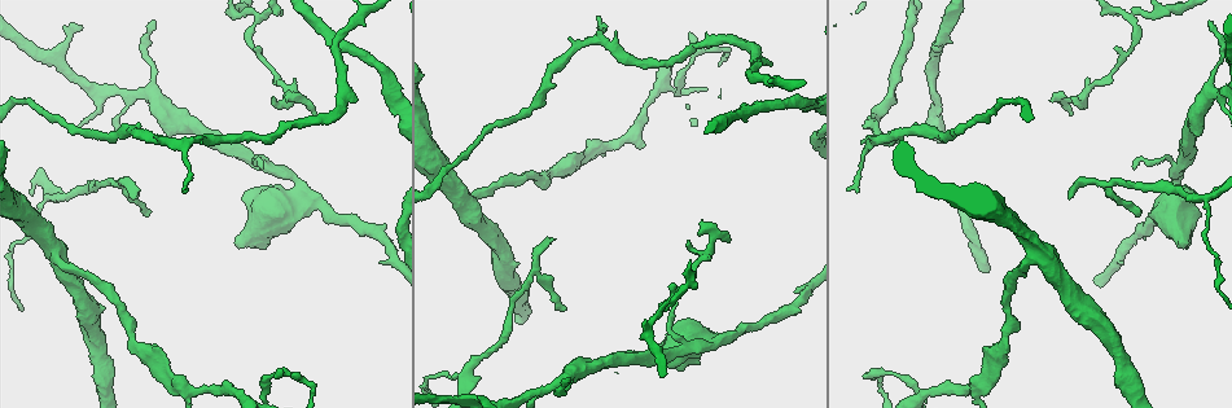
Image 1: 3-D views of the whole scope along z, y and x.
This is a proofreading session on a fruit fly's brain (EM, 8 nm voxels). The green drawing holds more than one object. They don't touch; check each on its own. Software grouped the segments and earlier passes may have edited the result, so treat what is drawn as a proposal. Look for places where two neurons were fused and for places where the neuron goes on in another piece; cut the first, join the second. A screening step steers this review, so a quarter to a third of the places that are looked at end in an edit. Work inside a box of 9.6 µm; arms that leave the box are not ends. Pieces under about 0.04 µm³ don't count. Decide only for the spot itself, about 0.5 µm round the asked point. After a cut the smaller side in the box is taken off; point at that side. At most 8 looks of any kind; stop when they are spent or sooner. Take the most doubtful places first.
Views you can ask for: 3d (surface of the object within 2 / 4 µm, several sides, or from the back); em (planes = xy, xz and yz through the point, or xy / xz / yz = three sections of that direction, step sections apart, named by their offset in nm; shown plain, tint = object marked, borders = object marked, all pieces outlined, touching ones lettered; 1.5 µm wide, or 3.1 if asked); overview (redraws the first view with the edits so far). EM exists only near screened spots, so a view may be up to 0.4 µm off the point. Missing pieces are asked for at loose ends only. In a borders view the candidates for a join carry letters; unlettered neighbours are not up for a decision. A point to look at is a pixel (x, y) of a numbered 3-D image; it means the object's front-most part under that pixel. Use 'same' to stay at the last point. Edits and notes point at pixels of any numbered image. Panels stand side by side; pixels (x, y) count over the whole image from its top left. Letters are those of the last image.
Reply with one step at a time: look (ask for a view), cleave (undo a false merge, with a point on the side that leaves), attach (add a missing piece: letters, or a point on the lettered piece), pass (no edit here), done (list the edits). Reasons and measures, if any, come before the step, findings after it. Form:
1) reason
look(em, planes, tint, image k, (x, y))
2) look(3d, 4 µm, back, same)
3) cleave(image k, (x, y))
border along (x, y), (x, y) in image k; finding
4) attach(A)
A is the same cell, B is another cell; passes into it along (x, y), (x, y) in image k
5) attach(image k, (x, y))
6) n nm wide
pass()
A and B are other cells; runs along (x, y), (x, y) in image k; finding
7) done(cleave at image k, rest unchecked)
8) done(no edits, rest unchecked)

an open end
look(3d, 2 µm, image 1, (567, 377))

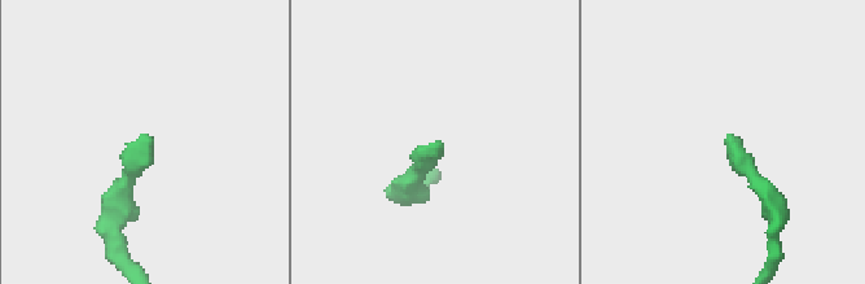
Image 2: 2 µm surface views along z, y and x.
look(em, planes, tint, image 2, (439, 143))

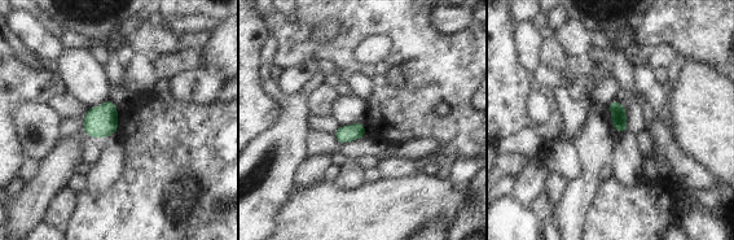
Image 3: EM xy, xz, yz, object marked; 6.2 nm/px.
what lies round it
look(em, planes, borders, same)

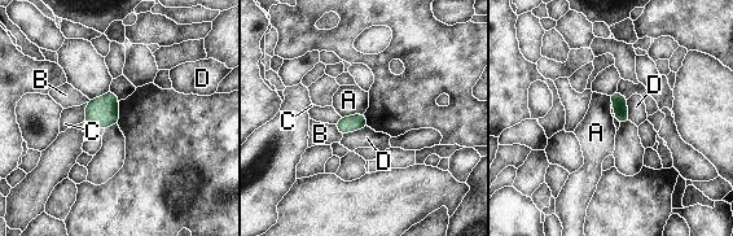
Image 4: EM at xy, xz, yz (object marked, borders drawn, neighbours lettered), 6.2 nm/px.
100 nm wide
pass()
A, B, C and D are other cells; no lettered piece goes on from it

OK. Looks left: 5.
look(em, xy, step 8, borders, image 1, (262, 167))

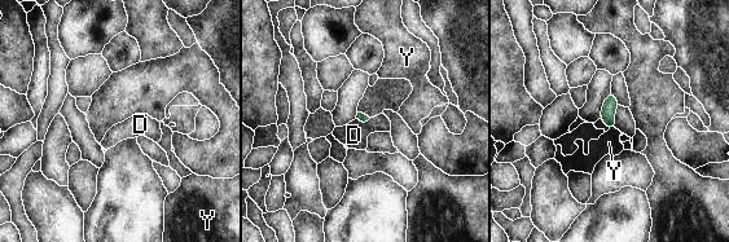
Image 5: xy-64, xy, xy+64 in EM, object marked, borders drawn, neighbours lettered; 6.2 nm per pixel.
look(em, planes, borders, same)

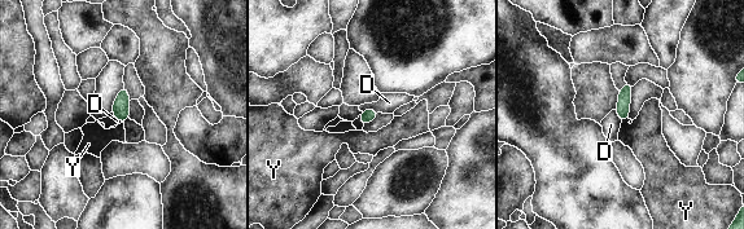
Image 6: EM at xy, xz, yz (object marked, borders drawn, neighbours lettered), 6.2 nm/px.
pass()
D and Y are other cells; border along (362, 110), (375, 109), (379, 111) in image 6; none of them fits

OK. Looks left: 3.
tapers out
look(em, planes, borders, image 1, (131, 198))

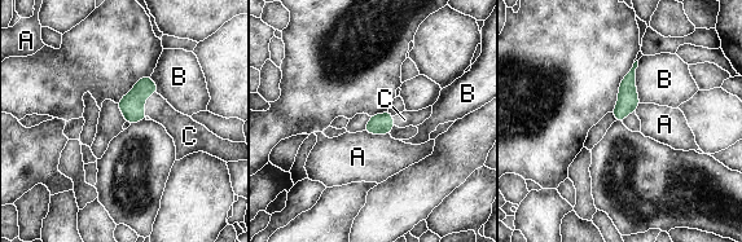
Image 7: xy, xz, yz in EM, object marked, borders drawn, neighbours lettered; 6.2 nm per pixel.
attach(C)
C is the same cell, A and B are other cells; passes into it along (132, 105), (145, 101), (176, 124) in image 7; the neuron continues

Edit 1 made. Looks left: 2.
done(attach at image 7, rest unchecked)

